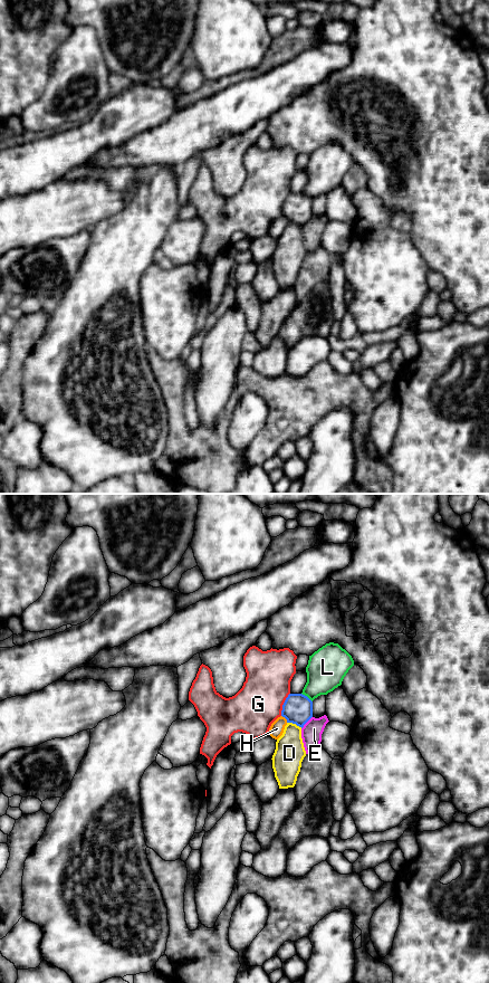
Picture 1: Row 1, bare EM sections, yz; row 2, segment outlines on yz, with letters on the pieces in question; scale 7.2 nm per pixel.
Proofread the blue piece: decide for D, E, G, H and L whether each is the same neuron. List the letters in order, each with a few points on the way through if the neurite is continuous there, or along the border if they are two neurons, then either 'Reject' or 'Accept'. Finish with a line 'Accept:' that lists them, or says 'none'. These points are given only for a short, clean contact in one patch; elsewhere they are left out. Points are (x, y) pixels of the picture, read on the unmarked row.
D: Reject
E: Reject
G: Reject
H: Reject
L: Reject
Accept: none

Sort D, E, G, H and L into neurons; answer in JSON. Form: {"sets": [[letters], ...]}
{"sets": [["D", "E"], ["G"], ["H"], ["L"]]}

